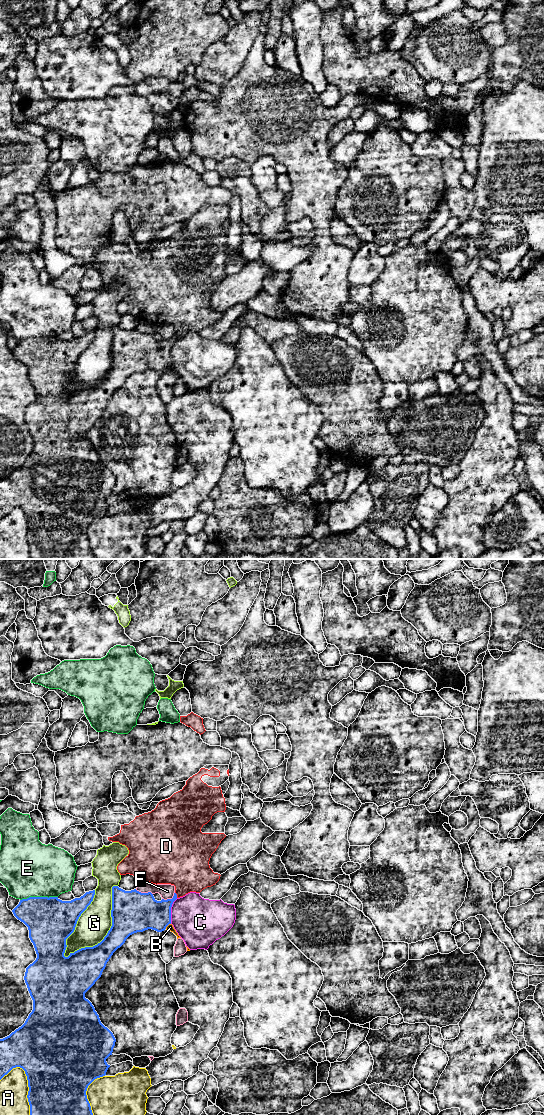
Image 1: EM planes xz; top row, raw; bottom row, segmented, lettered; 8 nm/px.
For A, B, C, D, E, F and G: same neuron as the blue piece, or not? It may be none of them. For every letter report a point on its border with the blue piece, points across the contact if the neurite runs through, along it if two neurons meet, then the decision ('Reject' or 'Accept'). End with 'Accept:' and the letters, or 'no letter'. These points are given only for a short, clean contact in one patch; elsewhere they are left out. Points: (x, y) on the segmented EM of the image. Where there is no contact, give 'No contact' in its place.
A: Touches blue at xz (29, 1089). Reject
B: Touches blue at xz (167, 925). Reject
C: Touches blue at xz (170, 911). Reject
D: Touches blue at xz (176, 895). Boundary: xz (175, 892), (177, 897). Reject
E: Touches blue at xz (38, 897). Reject
F: Touches blue at xz (144, 893). Reject
G: Touches blue at xz (110, 929). Reject
Accept: no letter

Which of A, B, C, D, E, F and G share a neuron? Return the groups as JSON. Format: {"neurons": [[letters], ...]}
{"neurons": [["A", "E"], ["B"], ["C"], ["D"], ["F"], ["G"]]}

